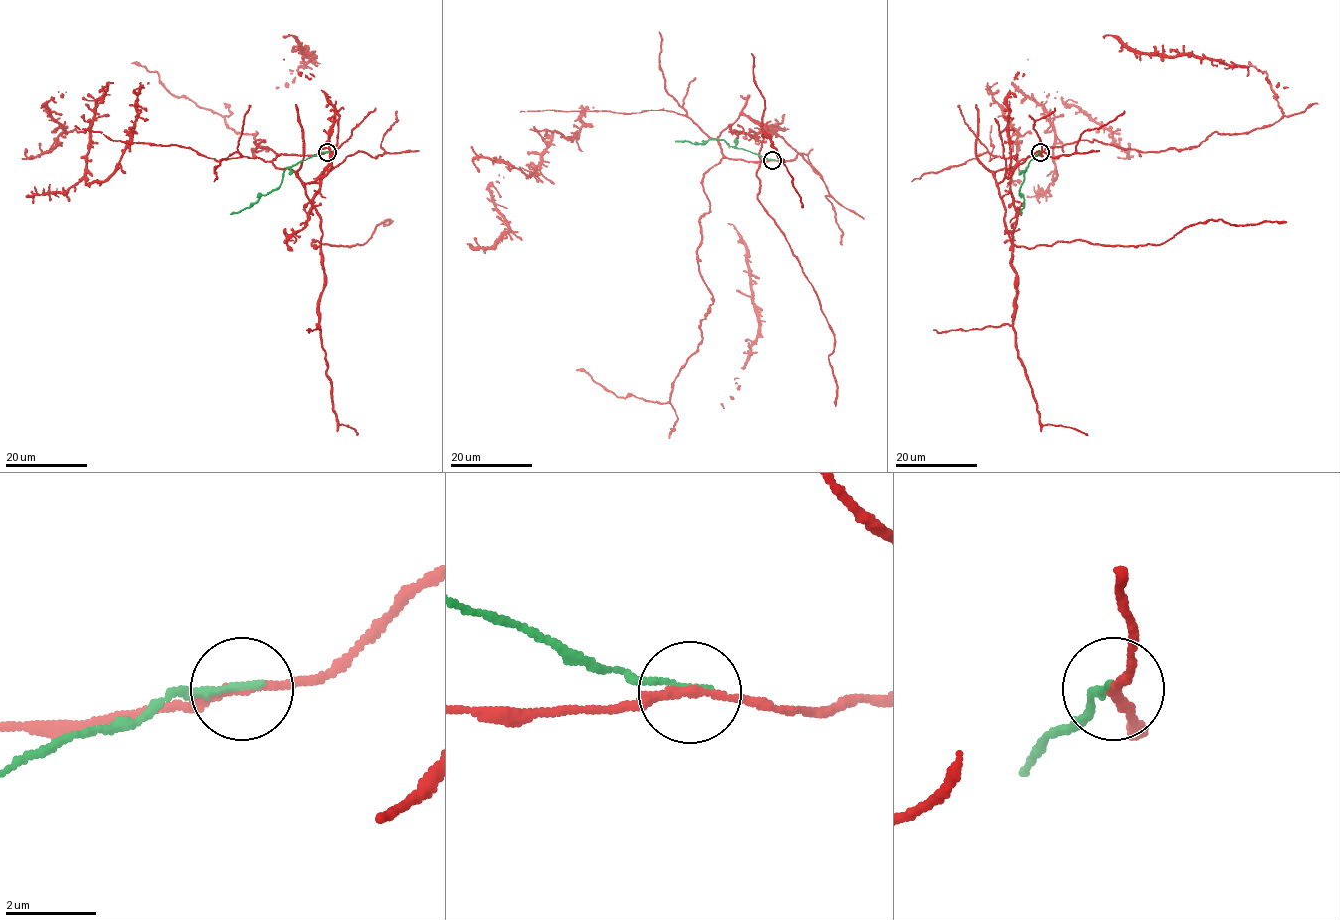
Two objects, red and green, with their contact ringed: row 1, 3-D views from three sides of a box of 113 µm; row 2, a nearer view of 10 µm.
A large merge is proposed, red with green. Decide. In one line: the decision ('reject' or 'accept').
reject

